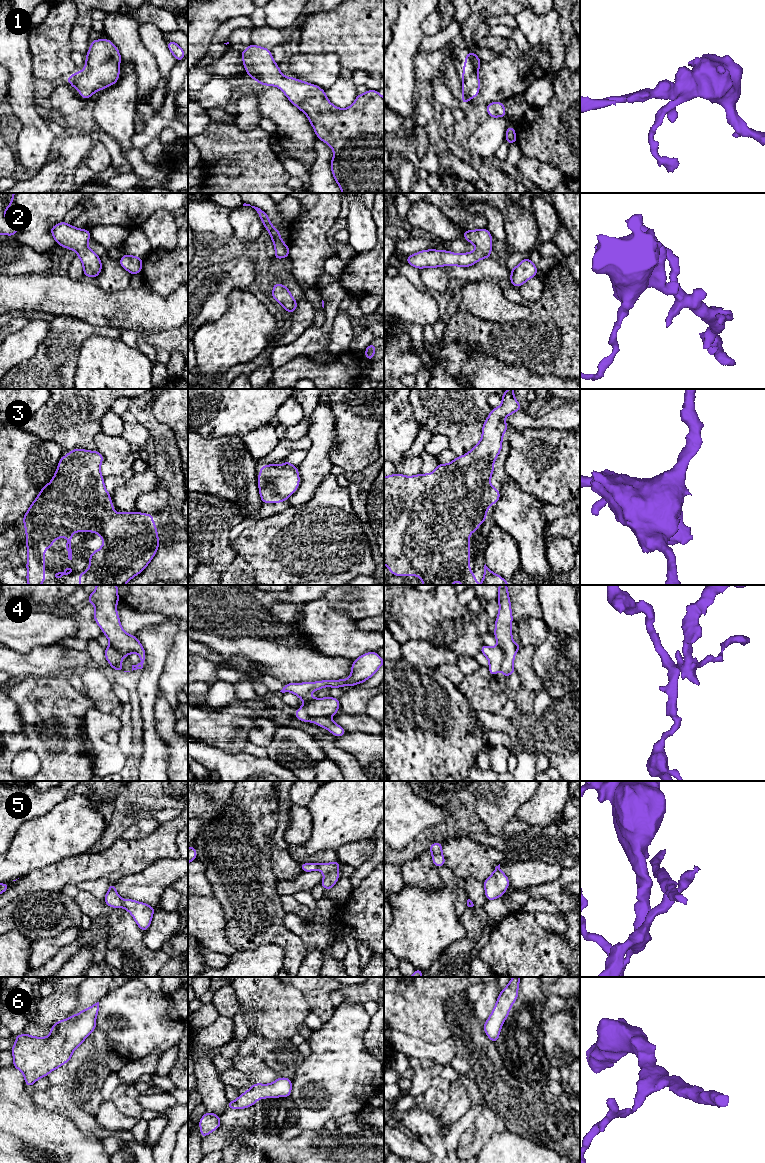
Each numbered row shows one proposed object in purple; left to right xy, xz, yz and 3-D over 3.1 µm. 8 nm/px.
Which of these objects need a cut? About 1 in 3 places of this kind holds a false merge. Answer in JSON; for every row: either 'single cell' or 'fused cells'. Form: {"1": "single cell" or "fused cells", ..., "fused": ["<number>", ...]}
{"1": "single cell", "2": "single cell", "3": "single cell", "4": "fused cells", "5": "fused cells", "6": "single cell", "fused": ["4", "5"]}

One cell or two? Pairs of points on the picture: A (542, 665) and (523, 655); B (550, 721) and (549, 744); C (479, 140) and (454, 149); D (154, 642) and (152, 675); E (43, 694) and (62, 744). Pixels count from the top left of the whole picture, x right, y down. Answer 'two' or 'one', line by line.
A: two
B: one
C: two
D: one
E: one

